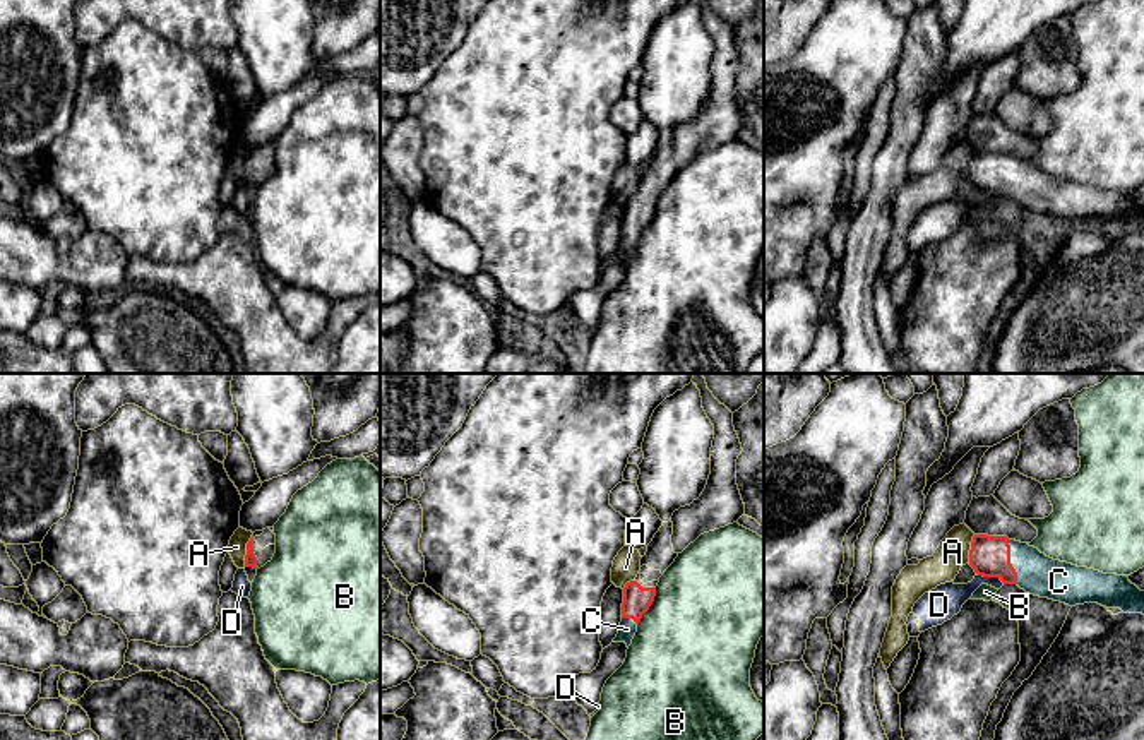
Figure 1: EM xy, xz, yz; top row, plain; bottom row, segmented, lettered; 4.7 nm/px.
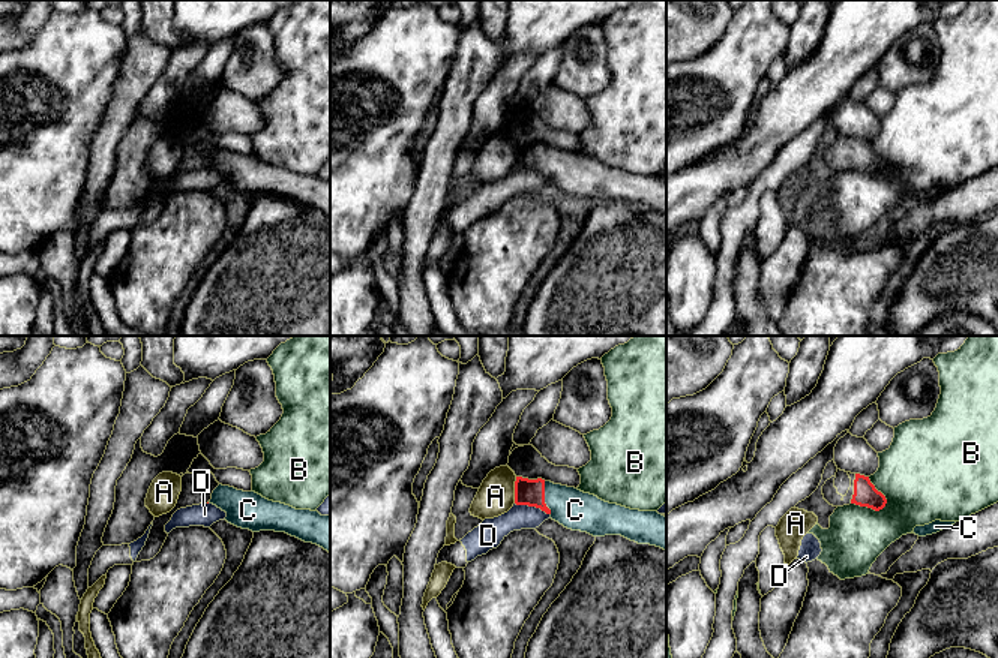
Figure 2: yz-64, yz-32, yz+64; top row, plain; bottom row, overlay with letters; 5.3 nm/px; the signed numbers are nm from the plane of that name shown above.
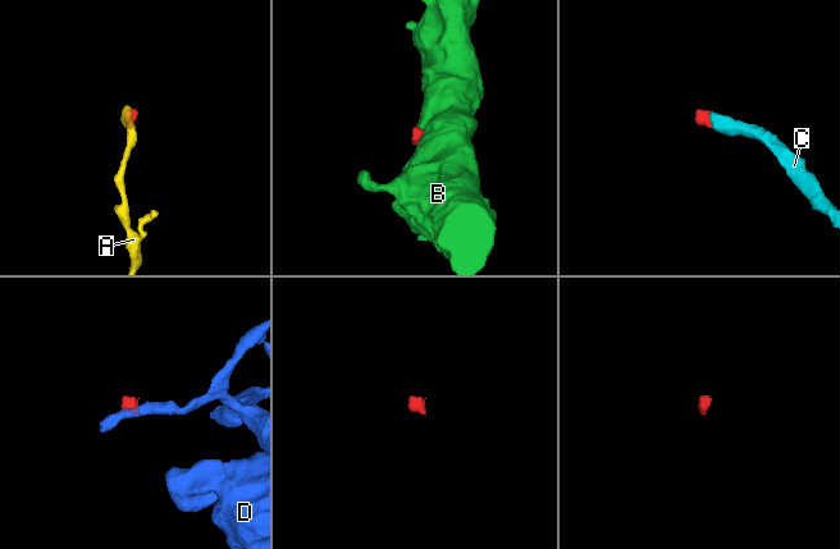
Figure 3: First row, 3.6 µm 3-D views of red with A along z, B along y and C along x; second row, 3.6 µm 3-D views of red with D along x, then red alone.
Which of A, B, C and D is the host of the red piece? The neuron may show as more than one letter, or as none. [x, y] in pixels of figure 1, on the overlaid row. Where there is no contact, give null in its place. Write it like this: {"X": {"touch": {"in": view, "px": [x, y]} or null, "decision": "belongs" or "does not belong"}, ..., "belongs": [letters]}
{"A": {"touch": {"in": "xy", "px": [247, 552]}, "decision": "does not belong"}, "B": {"touch": {"in": "xz", "px": [649, 605]}, "decision": "does not belong"}, "C": {"touch": {"in": "yz", "px": [1009, 562]}, "decision": "belongs"}, "D": {"touch": {"in": "yz", "px": [990, 576]}, "decision": "does not belong"}, "belongs": ["C"]}

